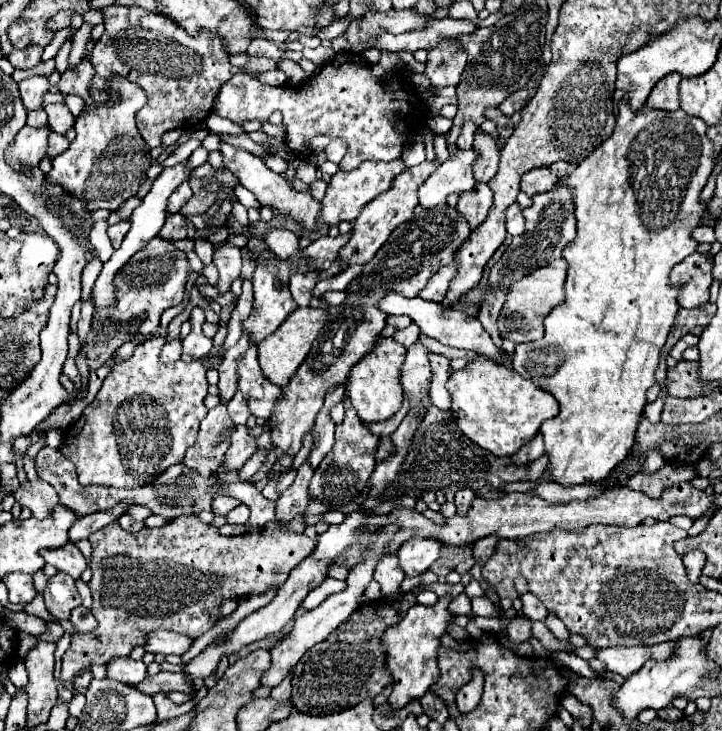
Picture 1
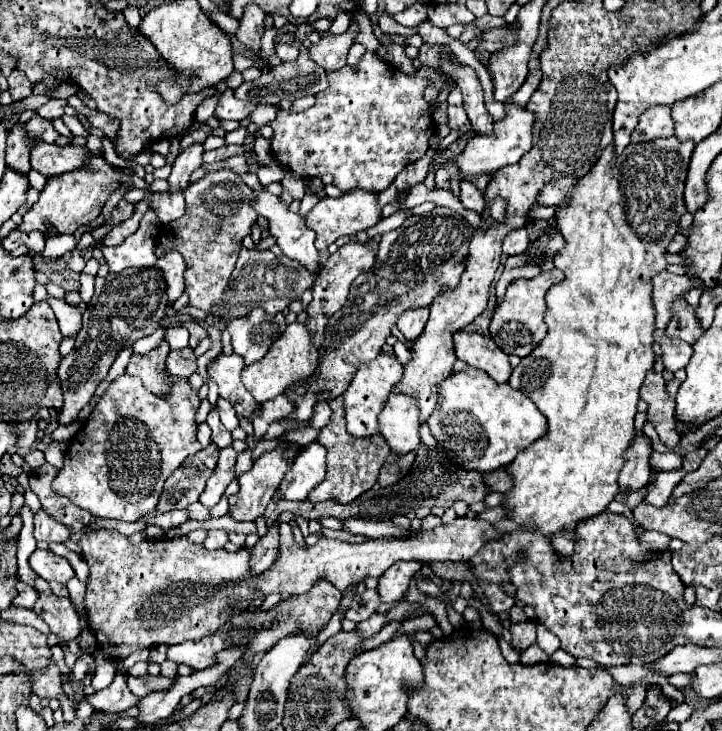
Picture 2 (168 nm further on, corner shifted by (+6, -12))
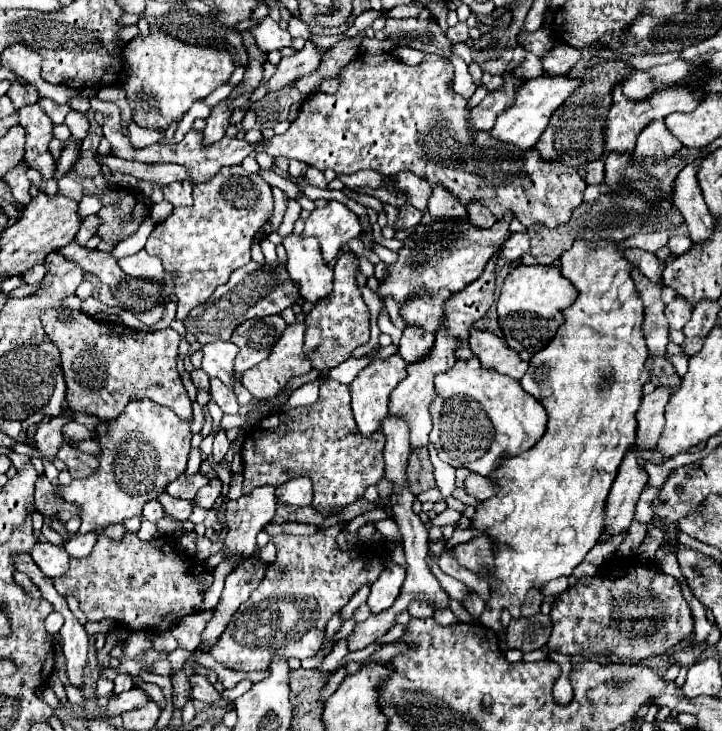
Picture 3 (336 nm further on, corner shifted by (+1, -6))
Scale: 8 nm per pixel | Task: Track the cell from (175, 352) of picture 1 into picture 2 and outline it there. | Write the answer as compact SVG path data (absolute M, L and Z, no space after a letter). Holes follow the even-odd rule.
M183 348L183 350L171 350L167 356L167 372L173 376L183 376L189 378L197 370L197 358L193 354L193 348Z

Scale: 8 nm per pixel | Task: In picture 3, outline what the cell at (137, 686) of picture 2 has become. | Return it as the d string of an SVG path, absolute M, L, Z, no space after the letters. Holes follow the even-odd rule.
M192 676L192 698L200 700L204 704L216 704L220 708L226 708L230 704L230 700L222 698L220 692L208 682L206 676Z

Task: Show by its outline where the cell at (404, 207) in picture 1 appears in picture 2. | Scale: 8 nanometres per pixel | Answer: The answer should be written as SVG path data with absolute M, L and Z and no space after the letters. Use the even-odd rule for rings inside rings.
M351 240L349 244L341 246L335 254L329 256L329 260L325 262L325 266L321 268L321 272L317 274L317 280L313 284L313 300L311 304L307 306L307 328L309 332L313 334L313 340L315 340L315 346L319 348L321 352L321 340L323 340L323 332L325 332L325 326L329 322L329 316L333 316L333 312L337 312L347 296L349 296L349 288L351 288L351 282L361 274L361 272L367 272L373 262L375 262L375 252L371 250L371 244L373 240L367 240L367 242L359 242L359 240Z

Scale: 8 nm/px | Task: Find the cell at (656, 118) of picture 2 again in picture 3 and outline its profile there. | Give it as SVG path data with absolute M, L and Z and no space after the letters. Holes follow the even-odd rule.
M656 120L656 122L648 124L642 130L642 134L638 136L634 156L654 160L654 162L662 162L662 158L670 158L670 154L678 152L680 148L682 148L682 142L678 142L670 134L664 120Z

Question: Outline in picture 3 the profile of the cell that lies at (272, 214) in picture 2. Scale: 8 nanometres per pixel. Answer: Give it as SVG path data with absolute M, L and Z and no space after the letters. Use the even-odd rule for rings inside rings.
M286 236L284 248L288 252L288 276L298 286L300 298L316 304L330 296L332 290L332 270L322 260L320 246L316 238Z

